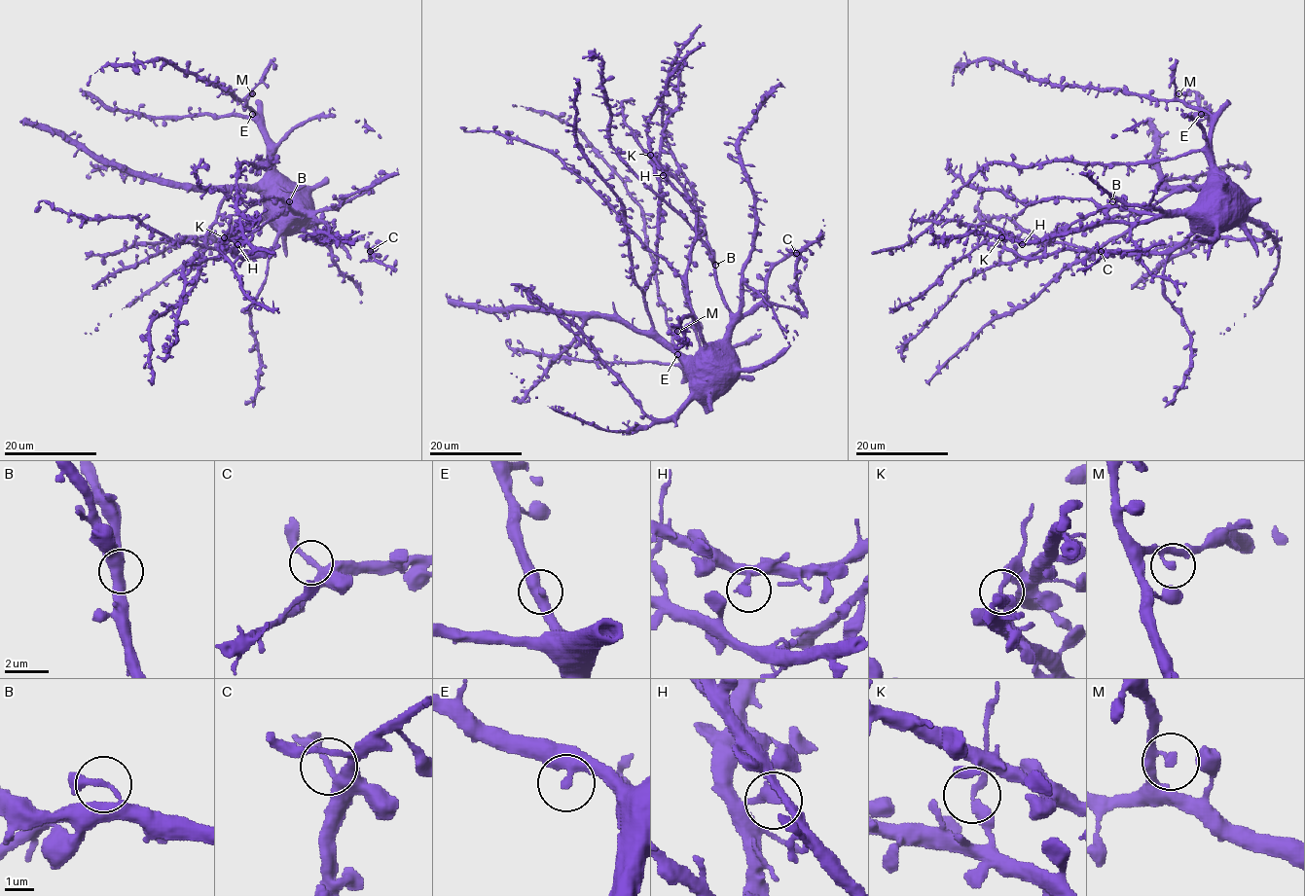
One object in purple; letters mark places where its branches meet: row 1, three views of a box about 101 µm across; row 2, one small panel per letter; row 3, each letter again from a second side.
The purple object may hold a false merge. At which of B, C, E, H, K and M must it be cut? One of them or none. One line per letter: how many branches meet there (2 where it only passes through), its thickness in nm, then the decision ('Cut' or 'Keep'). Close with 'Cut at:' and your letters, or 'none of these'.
B: Branches: 2. Thickness 240 nm. Keep
C: Branches: 2. Thickness 240 nm. Keep
E: Branches: 2. Thickness 340 nm. Keep
H: Branches: 2. Thickness 320 nm. Keep
K: Branches: 2. Thickness 260 nm. Cut
M: Branches: 2. Thickness 240 nm. Keep
Cut at: K

